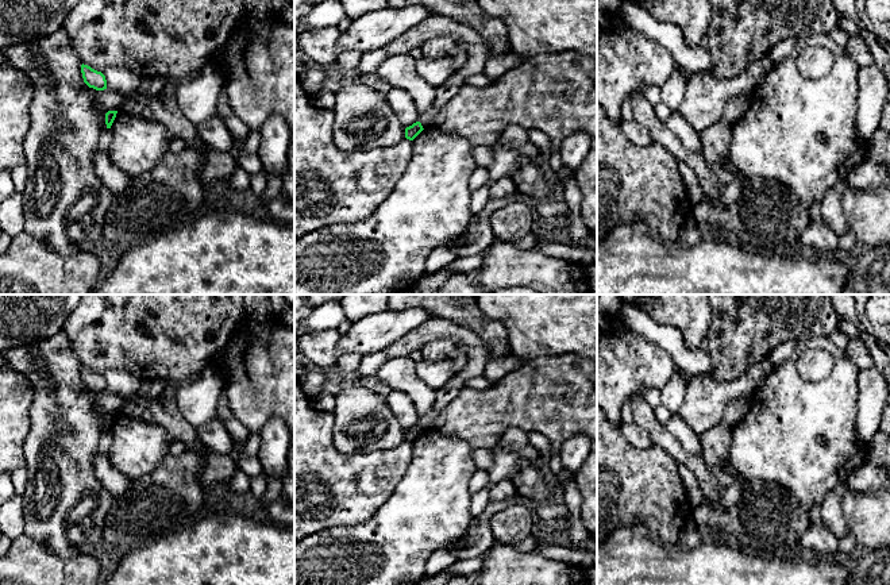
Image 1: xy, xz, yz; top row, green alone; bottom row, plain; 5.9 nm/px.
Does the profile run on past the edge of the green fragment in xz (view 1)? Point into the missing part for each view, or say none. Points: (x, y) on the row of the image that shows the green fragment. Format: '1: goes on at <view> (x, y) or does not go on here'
1: does not go on here

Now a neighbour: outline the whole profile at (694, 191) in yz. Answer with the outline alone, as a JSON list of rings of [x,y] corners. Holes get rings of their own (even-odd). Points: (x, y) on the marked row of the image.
[[[679,162],[678,169],[683,184],[687,188],[689,204],[705,200],[706,197],[696,172],[690,169],[686,162]]]

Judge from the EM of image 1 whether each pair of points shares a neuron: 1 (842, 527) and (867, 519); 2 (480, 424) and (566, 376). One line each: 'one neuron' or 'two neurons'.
1: two neurons
2: one neuron

